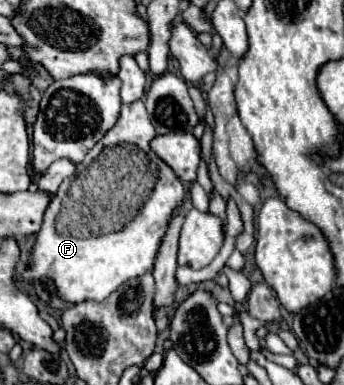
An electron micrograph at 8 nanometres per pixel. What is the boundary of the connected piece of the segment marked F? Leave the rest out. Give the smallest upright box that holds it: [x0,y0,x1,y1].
[24,101,186,303]

